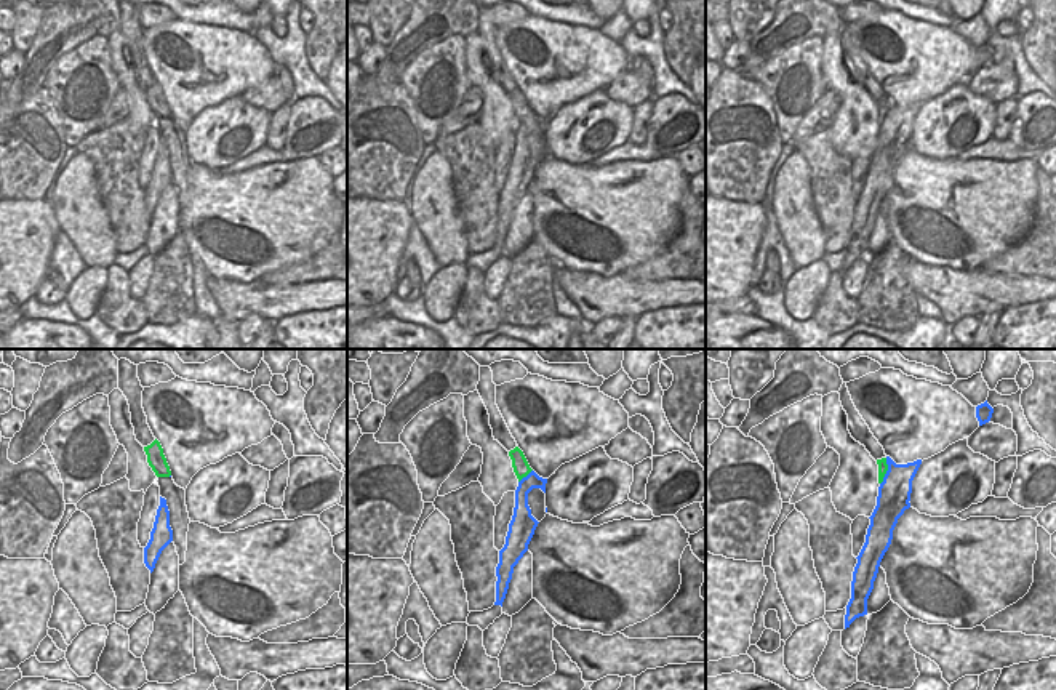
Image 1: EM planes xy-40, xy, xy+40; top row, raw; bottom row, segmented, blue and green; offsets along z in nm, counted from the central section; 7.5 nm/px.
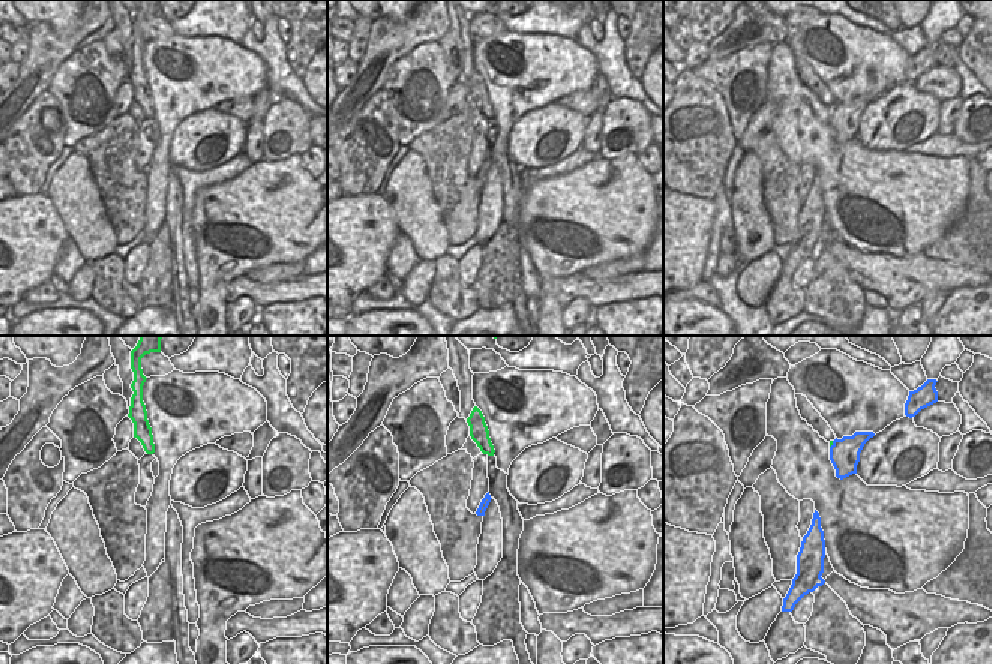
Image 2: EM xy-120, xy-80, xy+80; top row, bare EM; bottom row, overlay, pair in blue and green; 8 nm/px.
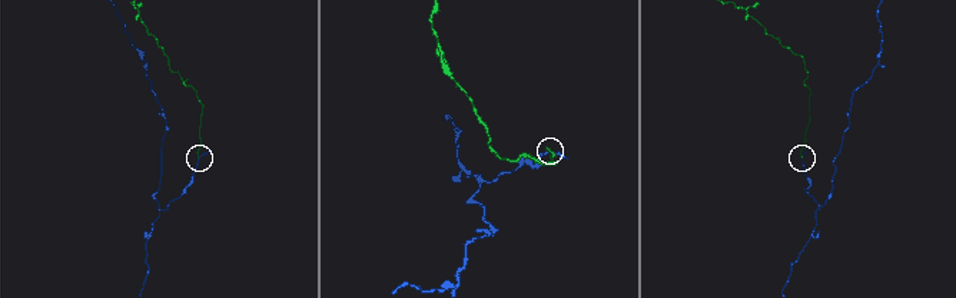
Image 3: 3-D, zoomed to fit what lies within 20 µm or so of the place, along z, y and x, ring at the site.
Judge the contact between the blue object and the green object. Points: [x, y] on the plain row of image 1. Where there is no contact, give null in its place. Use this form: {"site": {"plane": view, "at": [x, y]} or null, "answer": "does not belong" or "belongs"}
{"site": {"plane": "xy+40", "at": [887, 112]}, "answer": "does not belong"}

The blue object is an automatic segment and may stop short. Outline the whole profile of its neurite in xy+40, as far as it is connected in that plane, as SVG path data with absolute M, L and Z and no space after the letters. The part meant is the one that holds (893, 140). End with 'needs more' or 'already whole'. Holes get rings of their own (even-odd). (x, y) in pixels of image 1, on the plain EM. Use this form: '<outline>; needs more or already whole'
M886 98L888 112L878 128L877 147L872 154L866 184L853 213L851 240L846 247L845 271L867 256L867 240L874 231L880 203L888 192L898 160L910 149L912 122L922 101L896 106Z; already whole

